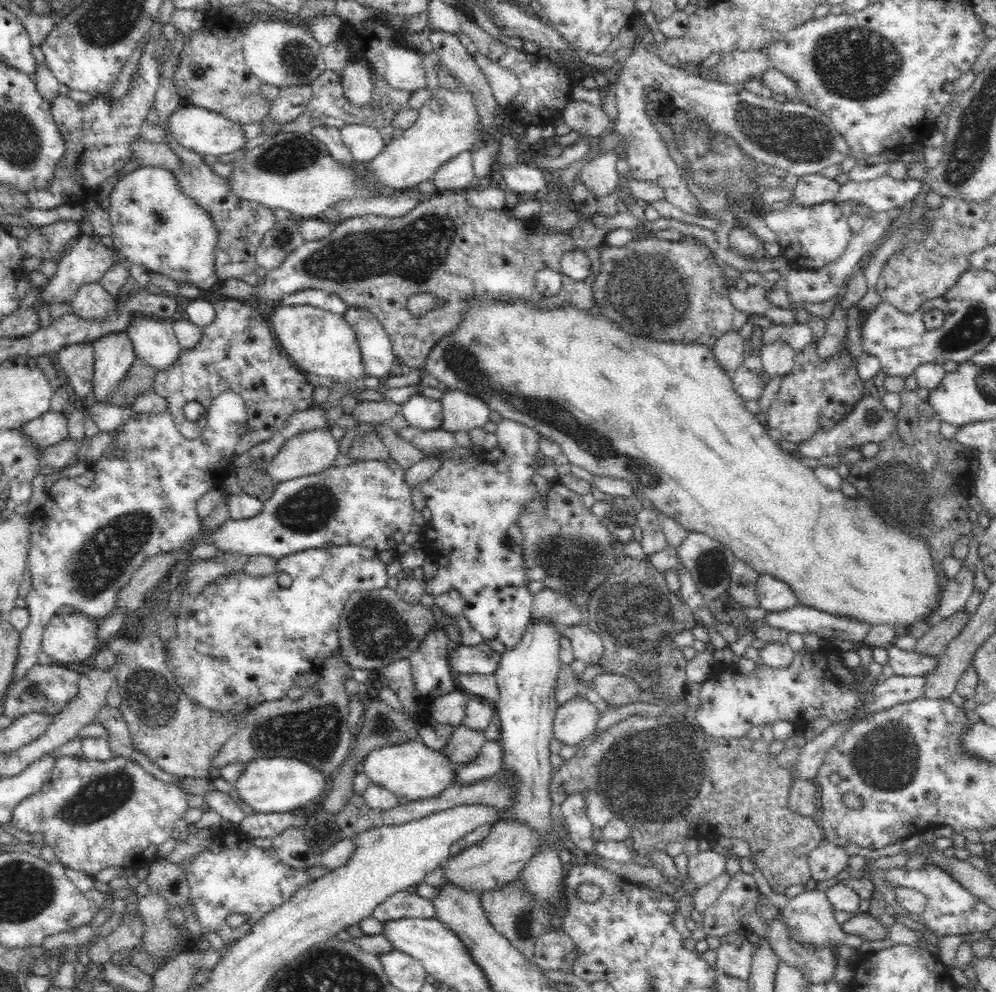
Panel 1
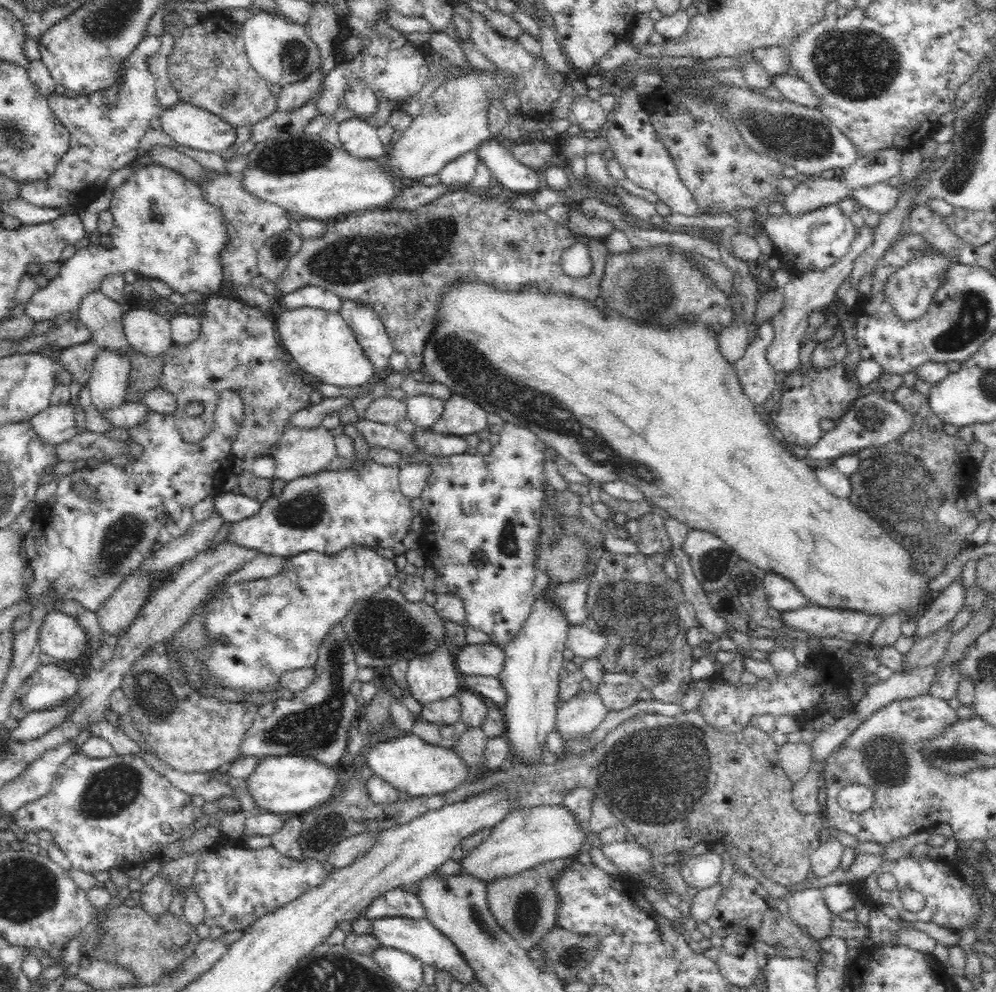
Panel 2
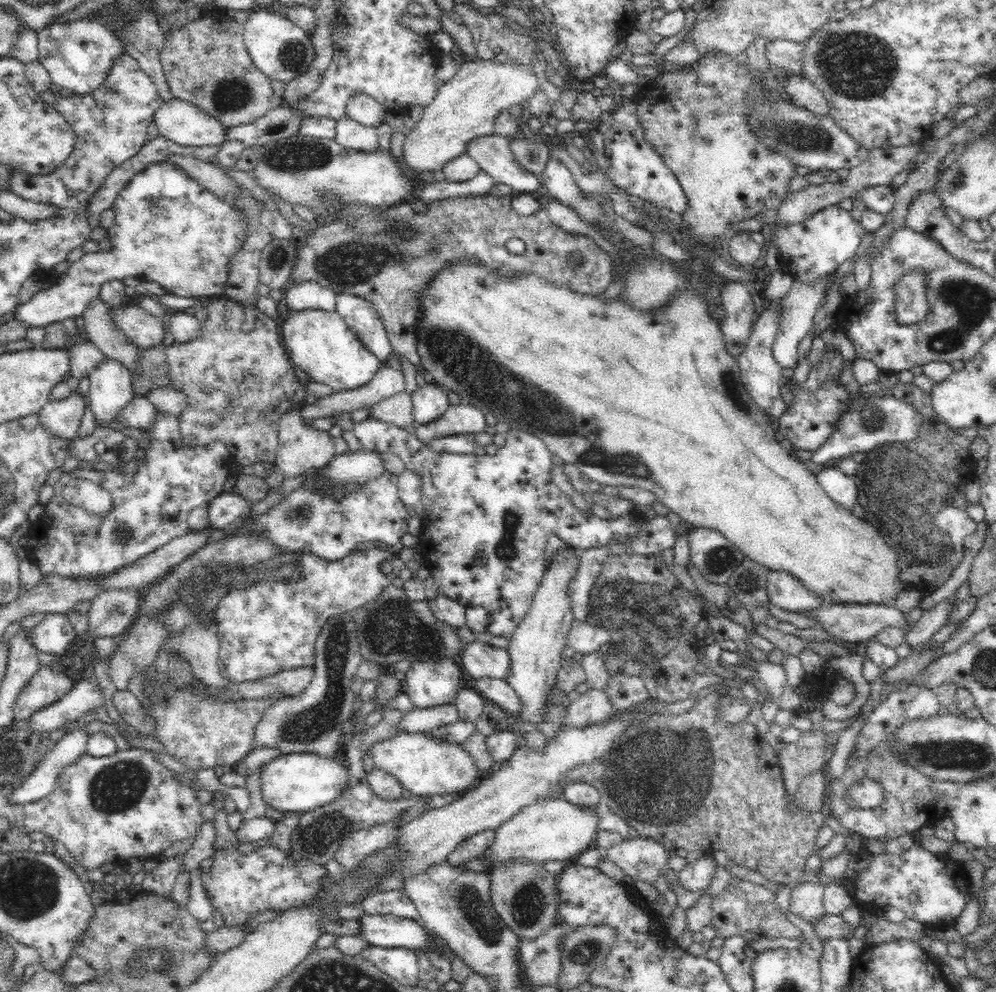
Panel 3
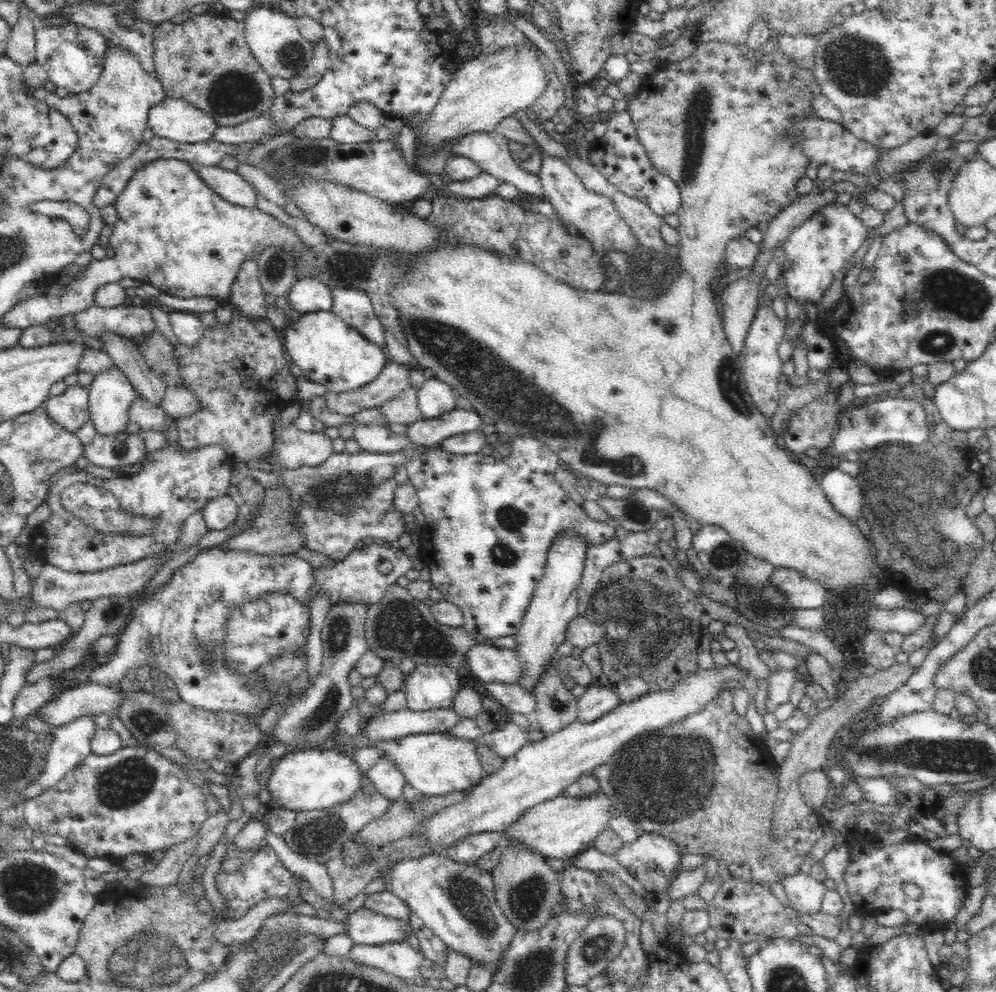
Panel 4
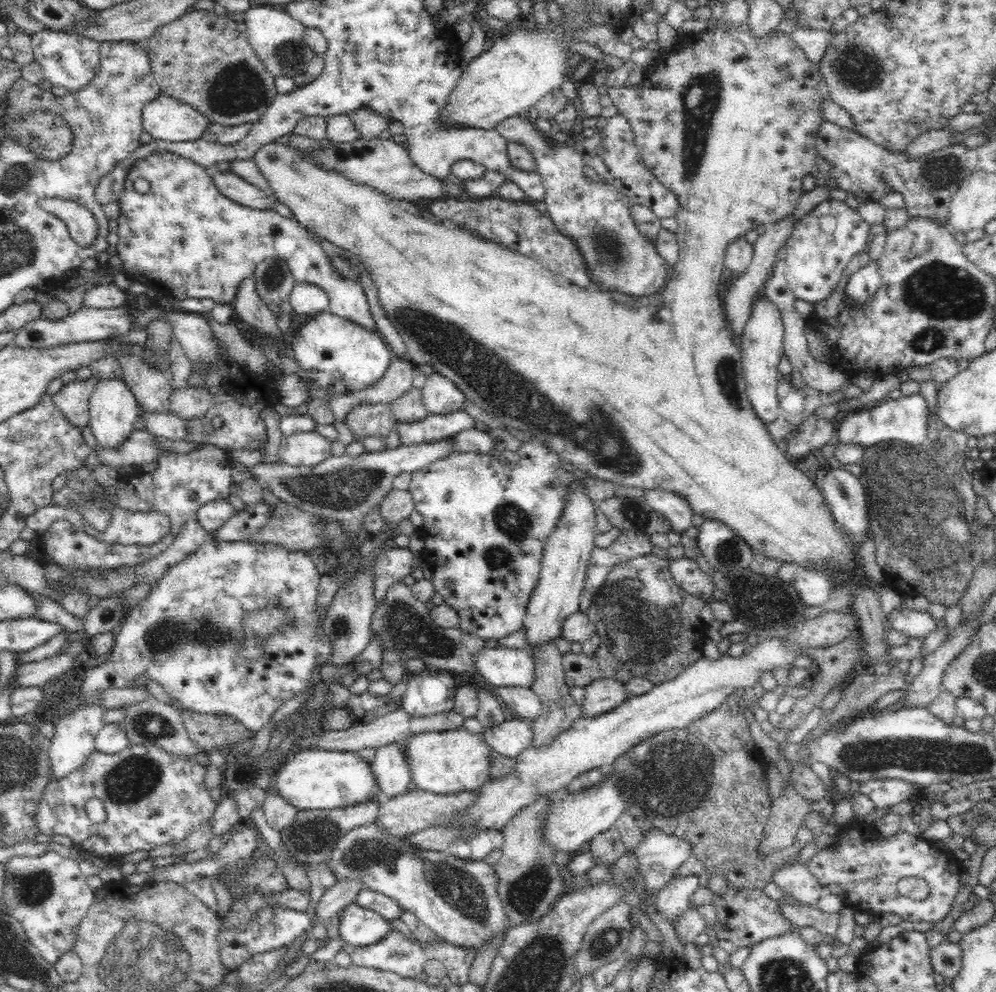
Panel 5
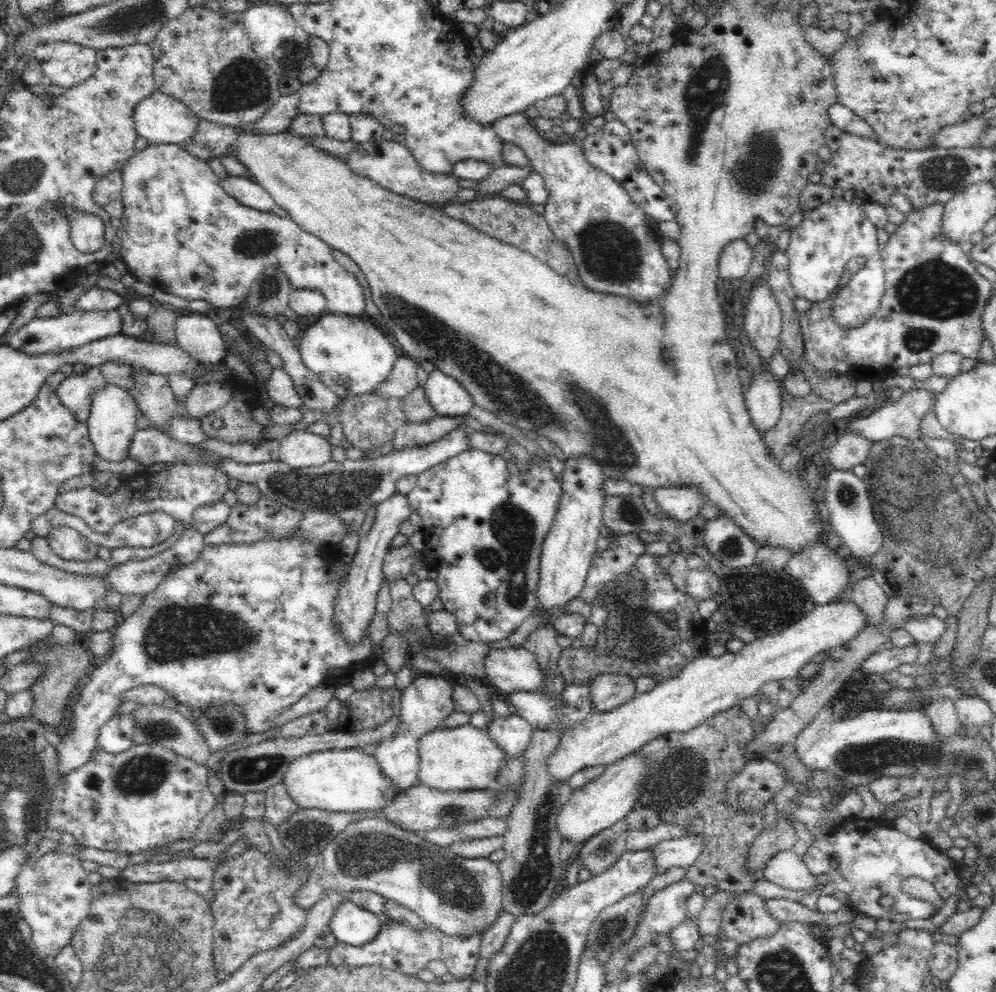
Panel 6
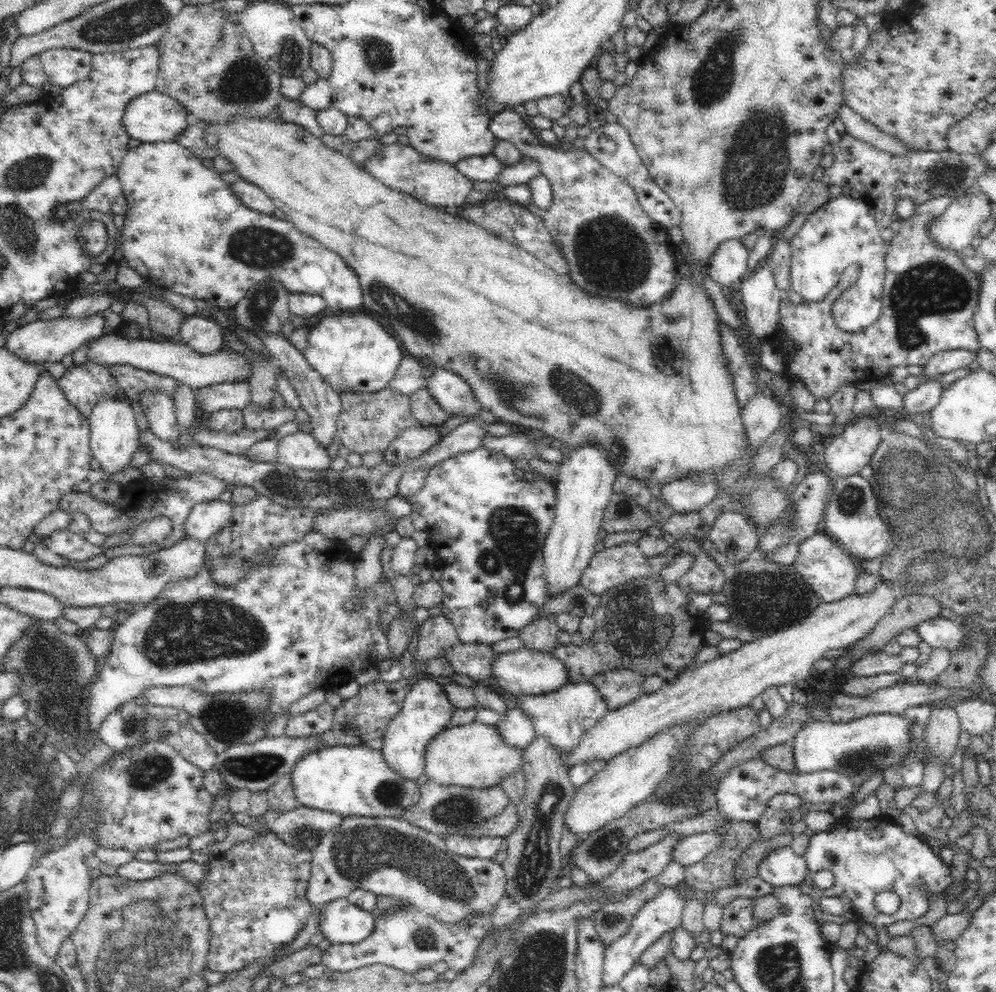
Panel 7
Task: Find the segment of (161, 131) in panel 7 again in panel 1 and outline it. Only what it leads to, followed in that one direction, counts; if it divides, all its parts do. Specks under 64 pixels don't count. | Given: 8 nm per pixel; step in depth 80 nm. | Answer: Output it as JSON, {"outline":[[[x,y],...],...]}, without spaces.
{"outline":[[[184,103],[170,116],[168,116],[168,131],[178,141],[180,146],[190,148],[198,154],[212,154],[212,156],[222,156],[230,154],[238,148],[244,146],[246,138],[242,133],[242,125],[232,122],[230,119],[223,117],[221,114],[200,108],[199,106]]]}

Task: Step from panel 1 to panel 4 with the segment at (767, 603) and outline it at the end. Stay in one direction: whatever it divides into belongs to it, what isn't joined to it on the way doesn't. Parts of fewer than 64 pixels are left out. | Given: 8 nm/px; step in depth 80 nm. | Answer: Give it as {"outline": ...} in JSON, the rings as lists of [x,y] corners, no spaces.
{"outline":[[[777,568],[769,580],[789,594],[787,600],[793,610],[799,608],[820,608],[826,604],[827,588],[821,580],[808,578],[792,568]]]}

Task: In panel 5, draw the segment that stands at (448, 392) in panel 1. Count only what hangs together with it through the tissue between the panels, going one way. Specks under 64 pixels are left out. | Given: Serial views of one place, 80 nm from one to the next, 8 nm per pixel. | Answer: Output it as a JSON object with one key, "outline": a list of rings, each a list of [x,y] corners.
{"outline":[[[459,410],[450,414],[429,414],[418,422],[398,422],[396,431],[400,444],[429,443],[450,438],[474,426],[472,418]]]}

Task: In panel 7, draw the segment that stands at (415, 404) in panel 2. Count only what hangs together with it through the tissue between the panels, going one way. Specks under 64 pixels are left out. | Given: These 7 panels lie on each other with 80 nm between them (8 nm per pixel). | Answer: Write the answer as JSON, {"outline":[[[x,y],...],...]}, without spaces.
{"outline":[[[436,367],[427,380],[427,389],[450,415],[472,417],[482,410],[469,383],[454,371]]]}

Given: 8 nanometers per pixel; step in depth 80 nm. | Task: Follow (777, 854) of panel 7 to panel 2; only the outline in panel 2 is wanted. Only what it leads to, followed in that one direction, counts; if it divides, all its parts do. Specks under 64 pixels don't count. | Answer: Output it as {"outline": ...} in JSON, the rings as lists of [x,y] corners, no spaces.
{"outline":[[[821,888],[796,890],[786,900],[786,917],[796,923],[804,933],[818,941],[831,935],[830,920],[834,914],[826,906]]]}

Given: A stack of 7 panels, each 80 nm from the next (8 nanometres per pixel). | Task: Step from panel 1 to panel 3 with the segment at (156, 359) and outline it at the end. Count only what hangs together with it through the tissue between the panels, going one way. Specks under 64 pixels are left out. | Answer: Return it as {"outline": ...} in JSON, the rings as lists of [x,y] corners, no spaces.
{"outline":[[[140,305],[110,308],[110,317],[114,325],[140,349],[168,340],[164,335],[162,321],[150,315]]]}

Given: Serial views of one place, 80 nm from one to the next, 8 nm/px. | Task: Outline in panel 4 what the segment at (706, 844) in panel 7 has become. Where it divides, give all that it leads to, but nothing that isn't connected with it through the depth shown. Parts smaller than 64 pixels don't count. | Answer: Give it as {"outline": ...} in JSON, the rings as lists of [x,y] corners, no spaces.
{"outline":[[[641,833],[634,844],[623,845],[615,858],[654,895],[662,893],[682,860],[680,847],[658,833]]]}

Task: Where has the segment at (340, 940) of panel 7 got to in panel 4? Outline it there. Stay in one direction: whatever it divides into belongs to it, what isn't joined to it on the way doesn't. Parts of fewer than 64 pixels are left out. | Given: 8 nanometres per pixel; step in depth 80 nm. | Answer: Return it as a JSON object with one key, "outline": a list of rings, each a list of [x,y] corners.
{"outline":[[[364,907],[348,914],[344,923],[344,933],[352,939],[354,945],[378,946],[394,940],[414,942],[408,921],[388,918]]]}

